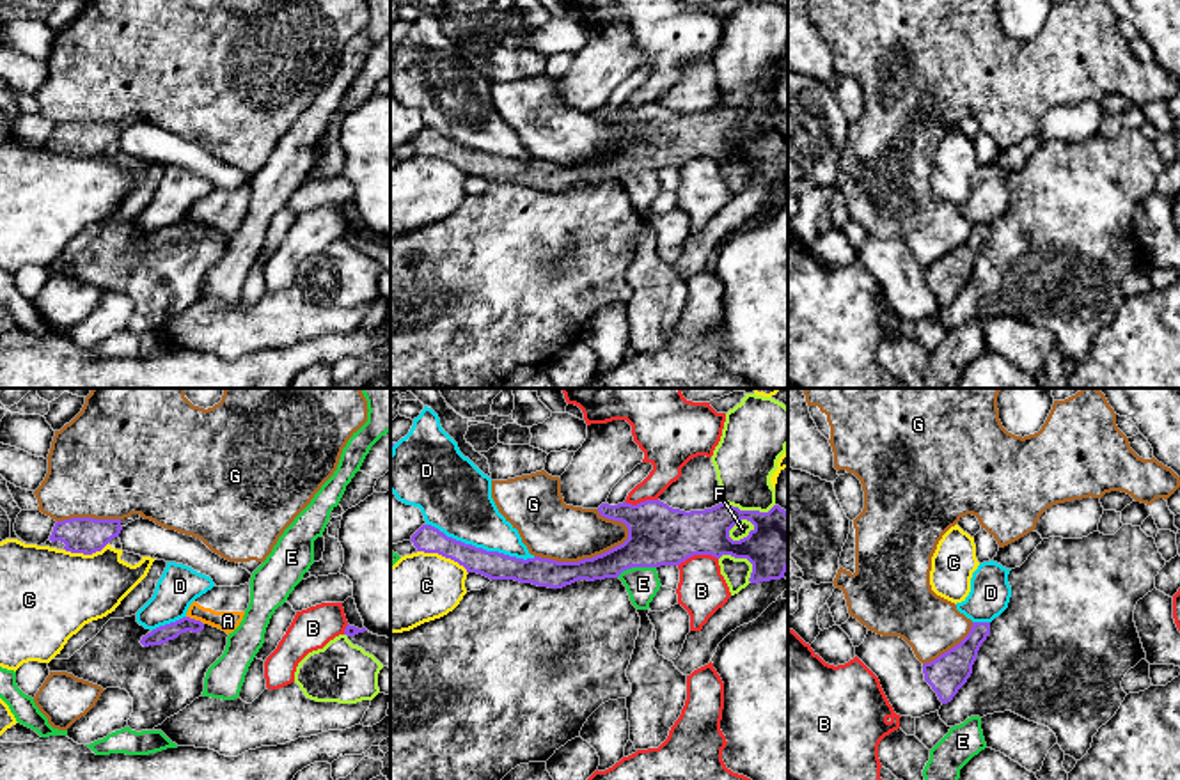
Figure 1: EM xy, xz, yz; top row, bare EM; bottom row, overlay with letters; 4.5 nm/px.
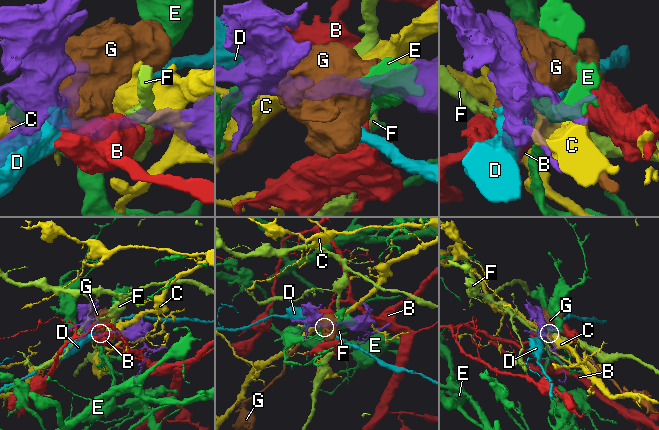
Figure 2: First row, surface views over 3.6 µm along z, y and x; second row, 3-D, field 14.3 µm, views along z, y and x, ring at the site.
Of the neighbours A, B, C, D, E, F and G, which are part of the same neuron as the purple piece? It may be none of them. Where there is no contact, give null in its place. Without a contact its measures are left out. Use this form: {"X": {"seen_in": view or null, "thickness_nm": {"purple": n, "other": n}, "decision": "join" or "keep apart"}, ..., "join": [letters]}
{"A": {"seen_in": "xy", "thickness_nm": {"purple": 80, "other": 100}, "decision": "keep apart"}, "B": {"seen_in": "xz", "thickness_nm": {"purple": 280, "other": 220}, "decision": "keep apart"}, "C": {"seen_in": "xz", "thickness_nm": {"purple": 130, "other": 320}, "decision": "keep apart"}, "D": {"seen_in": "xz", "thickness_nm": {"purple": 130, "other": 320}, "decision": "keep apart"}, "E": {"seen_in": "xz", "thickness_nm": {"purple": 280, "other": 150}, "decision": "keep apart"}, "F": {"seen_in": "xz", "thickness_nm": {"purple": 260, "other": 70}, "decision": "keep apart"}, "G": {"seen_in": "xz", "thickness_nm": {"purple": 150, "other": 260}, "decision": "keep apart"}, "join": []}

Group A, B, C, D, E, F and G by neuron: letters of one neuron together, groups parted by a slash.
A G / B / C / D / E / F

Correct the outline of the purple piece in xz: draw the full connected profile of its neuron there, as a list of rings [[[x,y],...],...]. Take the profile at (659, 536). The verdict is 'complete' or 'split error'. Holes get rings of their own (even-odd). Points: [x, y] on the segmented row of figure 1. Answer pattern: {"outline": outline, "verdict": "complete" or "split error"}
{"outline": [[[646,500],[637,505],[602,503],[598,512],[625,523],[628,539],[578,562],[541,557],[523,560],[486,551],[447,537],[431,525],[422,525],[410,541],[417,551],[438,553],[463,566],[467,573],[548,589],[562,589],[578,580],[618,578],[632,567],[680,566],[694,555],[747,558],[752,564],[751,583],[781,580],[788,569],[788,512],[779,505],[759,512],[740,511],[722,502],[712,509],[685,512],[660,500]],[[742,519],[751,521],[754,528],[747,537],[733,541],[729,530]]], "verdict": "complete"}

